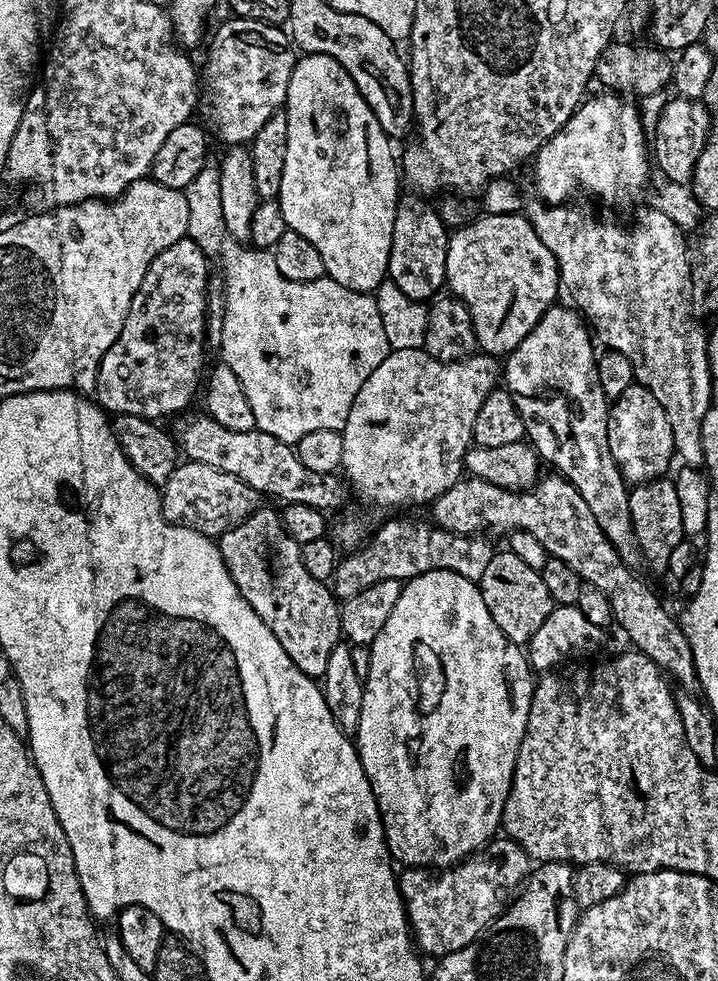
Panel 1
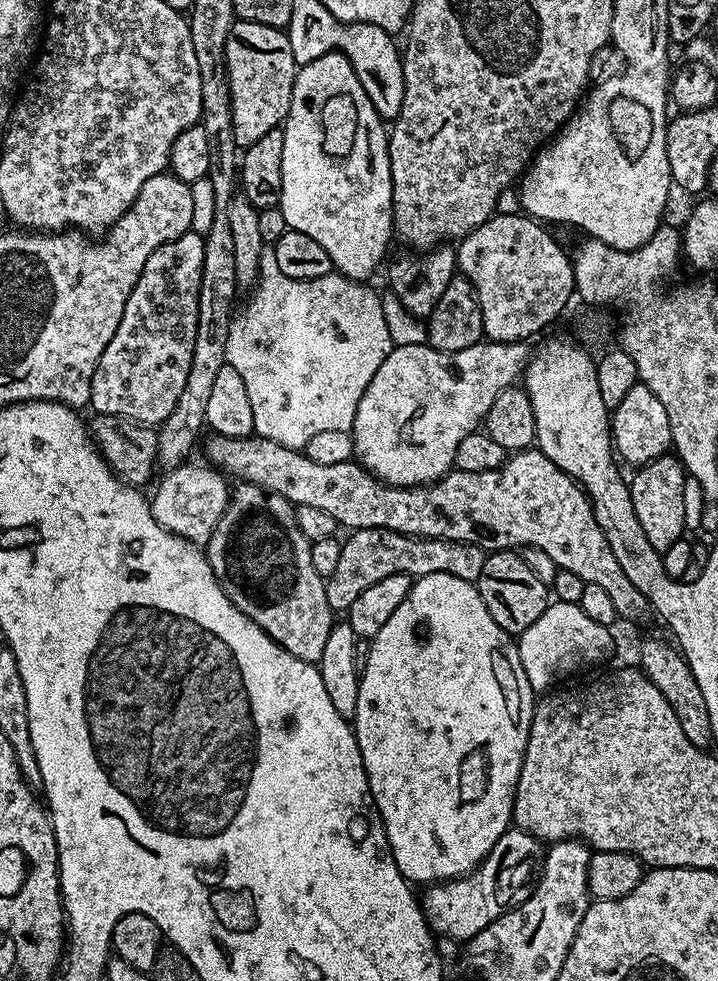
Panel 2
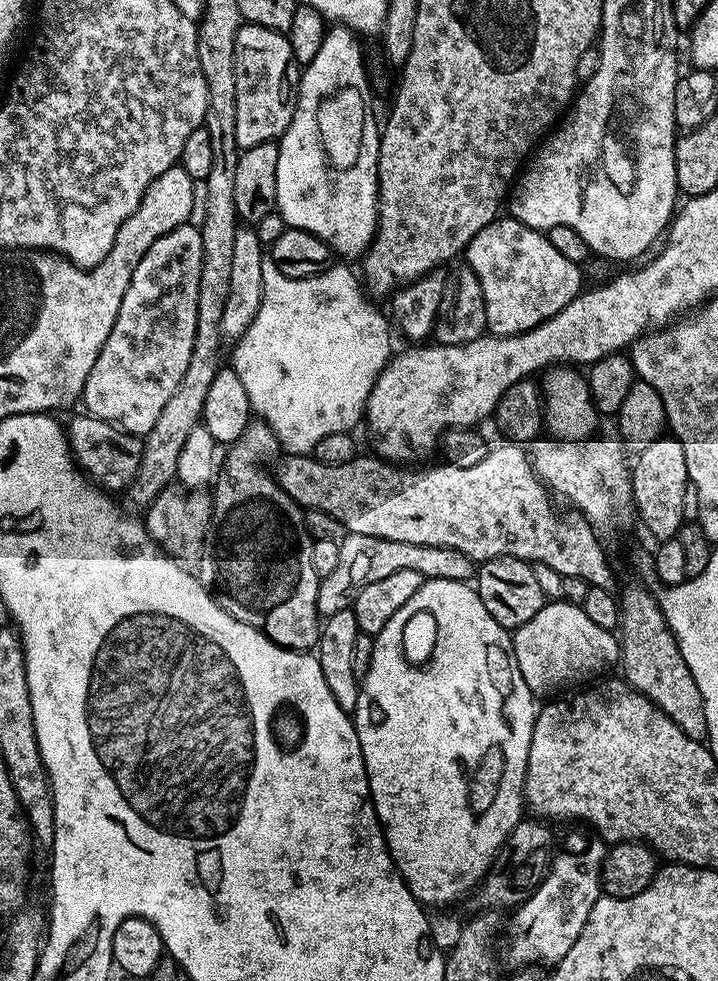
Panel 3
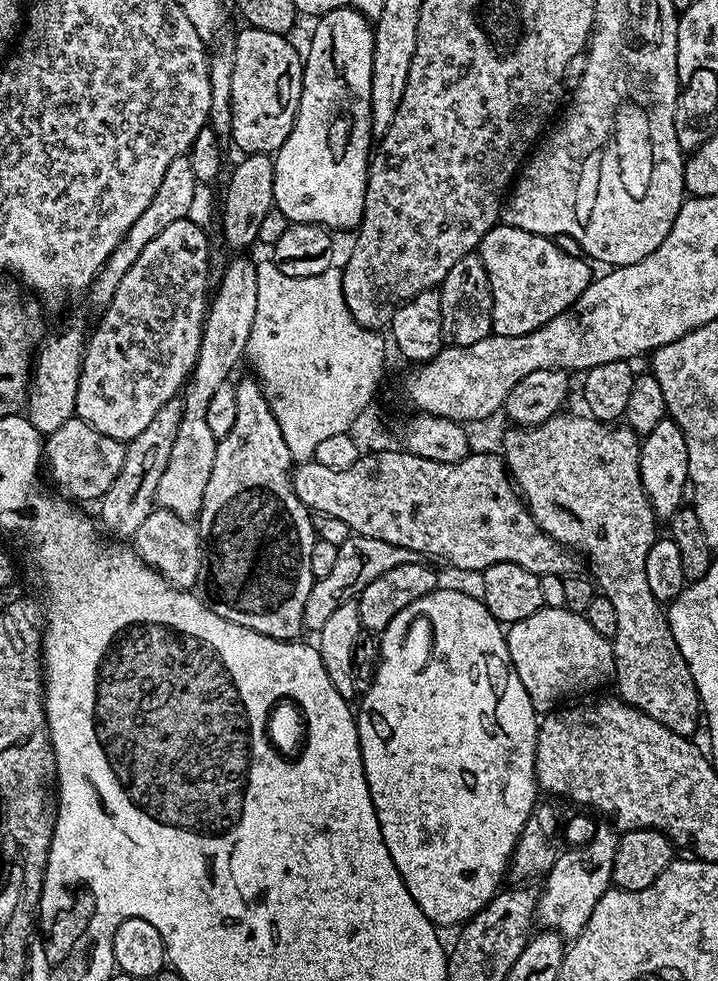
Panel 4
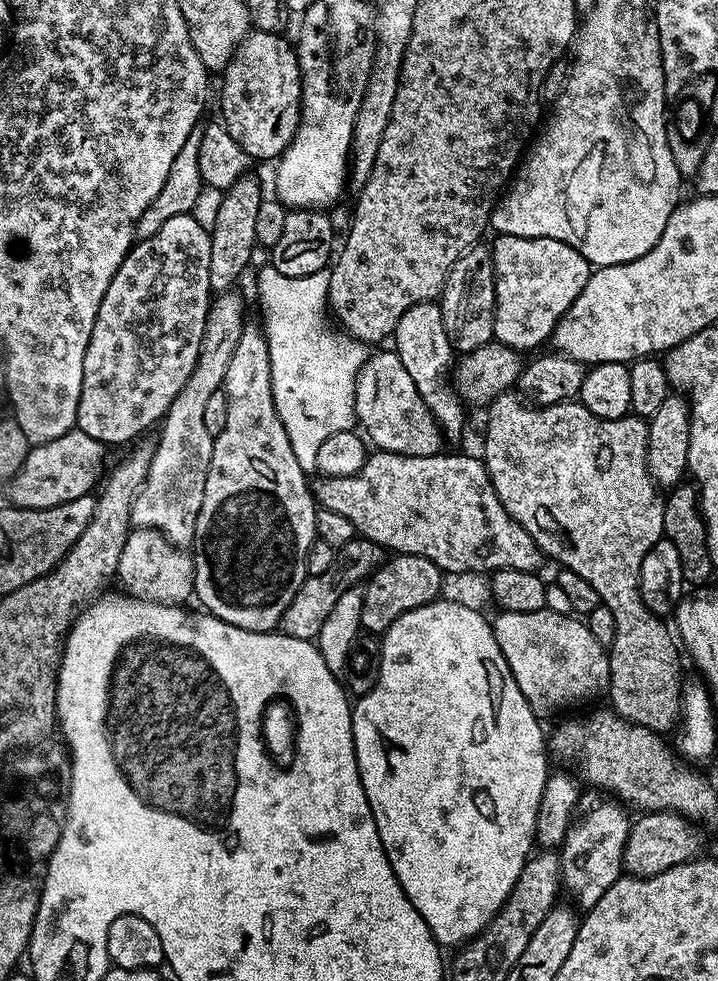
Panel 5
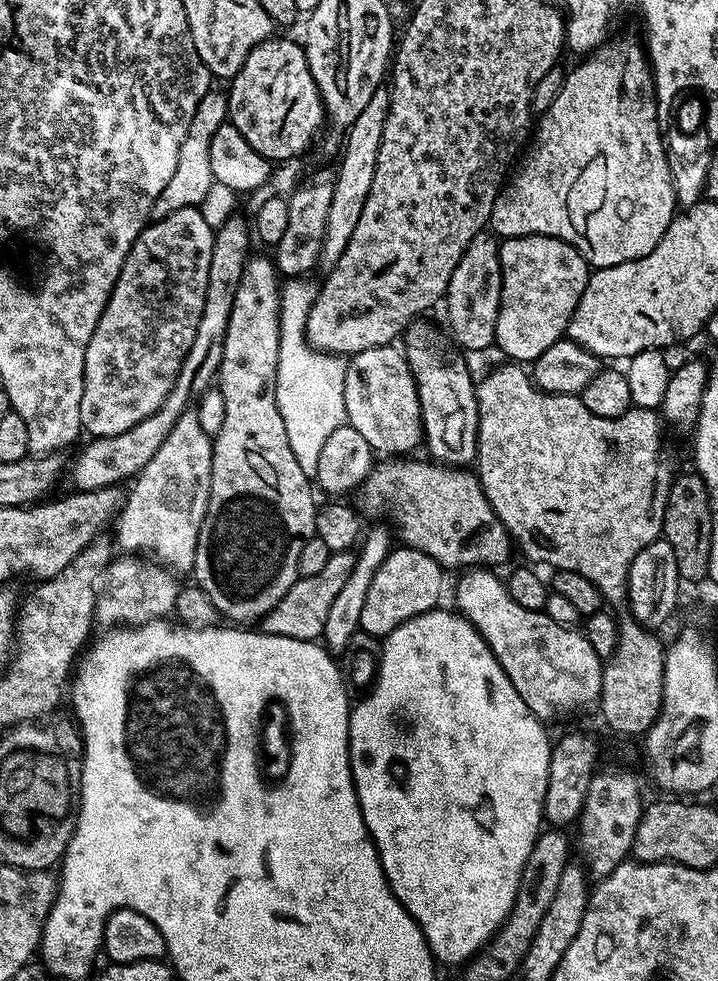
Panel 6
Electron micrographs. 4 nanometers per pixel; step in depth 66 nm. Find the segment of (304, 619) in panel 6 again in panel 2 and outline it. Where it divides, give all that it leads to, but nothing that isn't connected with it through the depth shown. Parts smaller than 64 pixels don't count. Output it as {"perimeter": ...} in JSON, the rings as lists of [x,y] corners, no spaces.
{"perimeter":[[[358,528],[347,541],[341,543],[342,554],[334,574],[326,577],[324,589],[326,602],[330,602],[333,613],[347,613],[350,602],[358,599],[358,594],[390,574],[406,574],[419,578],[426,574],[454,574],[454,578],[475,581],[482,574],[485,549],[476,544],[464,544],[453,540],[429,540],[423,536],[403,536],[385,528]]]}

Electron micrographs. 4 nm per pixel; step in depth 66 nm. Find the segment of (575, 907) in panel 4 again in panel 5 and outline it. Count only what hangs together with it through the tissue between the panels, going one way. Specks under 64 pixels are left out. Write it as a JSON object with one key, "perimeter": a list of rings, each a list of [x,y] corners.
{"perimeter":[[[596,790],[585,791],[576,803],[572,827],[568,829],[558,855],[563,891],[573,896],[571,899],[577,909],[594,907],[598,898],[602,898],[622,875],[624,847],[630,827],[630,816],[624,811],[625,805],[619,799],[609,798]]]}

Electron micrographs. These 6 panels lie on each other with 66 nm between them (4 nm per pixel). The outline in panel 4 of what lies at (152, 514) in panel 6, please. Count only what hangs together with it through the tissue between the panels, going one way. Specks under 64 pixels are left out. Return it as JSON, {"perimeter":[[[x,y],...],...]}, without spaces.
{"perimeter":[[[240,254],[229,259],[219,277],[220,286],[215,287],[210,300],[208,315],[204,321],[204,337],[200,343],[200,353],[192,371],[190,383],[183,397],[184,409],[182,422],[178,422],[178,438],[174,438],[174,450],[170,450],[170,462],[166,462],[166,471],[162,482],[158,482],[156,503],[161,508],[178,514],[184,520],[191,521],[199,517],[204,504],[206,482],[210,482],[210,470],[214,466],[214,454],[218,441],[210,434],[210,425],[206,422],[206,406],[210,398],[218,391],[218,386],[229,383],[232,371],[239,360],[245,359],[248,350],[250,330],[254,326],[254,314],[258,314],[258,294],[260,293],[260,274],[258,264],[247,260]]]}

